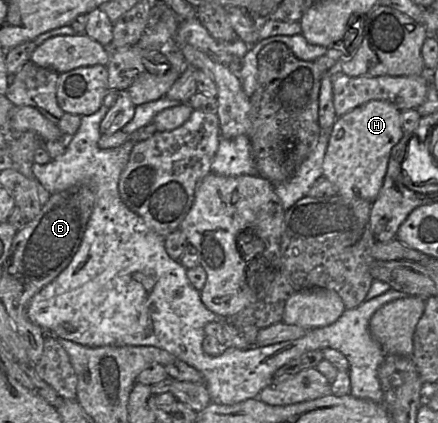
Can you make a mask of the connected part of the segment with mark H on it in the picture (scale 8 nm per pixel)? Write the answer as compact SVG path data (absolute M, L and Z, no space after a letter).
M385 100L369 101L338 117L330 130L323 176L338 188L338 195L373 202L388 168L392 148L402 139L401 111Z

